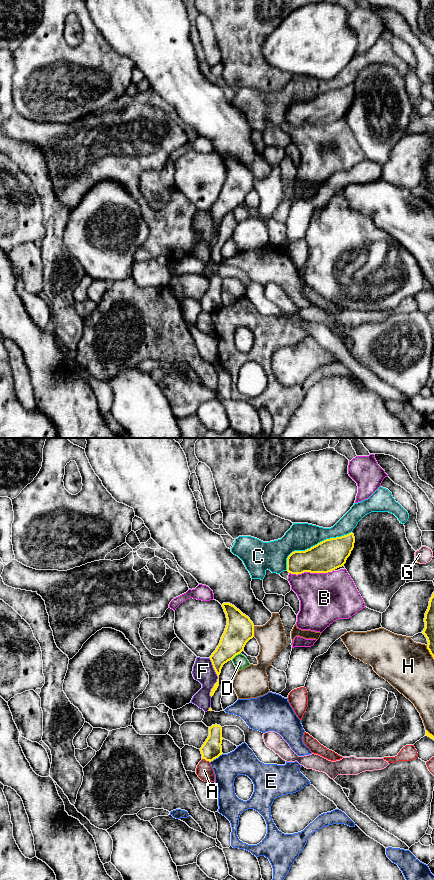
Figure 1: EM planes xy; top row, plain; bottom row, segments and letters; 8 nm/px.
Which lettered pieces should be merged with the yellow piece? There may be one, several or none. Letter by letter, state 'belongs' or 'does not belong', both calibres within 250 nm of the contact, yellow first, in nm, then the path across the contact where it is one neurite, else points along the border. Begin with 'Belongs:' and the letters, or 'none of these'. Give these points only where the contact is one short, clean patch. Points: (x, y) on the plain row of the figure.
Belongs: none of these
A: does not belong; 160 nm thick on the yellow side, 130 nm on the other
B: does not belong; 260 nm thick on the yellow side, 400 nm on the other
C: does not belong; 260 nm thick on the yellow side, 220 nm on the other
D: does not belong; 220 nm thick on the yellow side, 110 nm on the other
E: does not belong; 160 nm thick on the yellow side, 220 nm on the other
F: does not belong; 160 nm thick on the yellow side, 170 nm on the other; border along xy (209, 210), (217, 228), (217, 233), (210, 244), (211, 249)
G: does not belong; 20 nm thick on the yellow side, 130 nm on the other
H: does not belong; 220 nm thick on the yellow side, 220 nm on the other

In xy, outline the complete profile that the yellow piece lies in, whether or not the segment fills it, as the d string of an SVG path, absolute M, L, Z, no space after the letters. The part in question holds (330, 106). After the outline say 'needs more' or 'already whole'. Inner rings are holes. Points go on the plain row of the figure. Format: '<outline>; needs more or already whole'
M347 87L326 91L305 103L294 103L287 110L291 126L328 125L344 118L354 100L355 89Z; already whole

